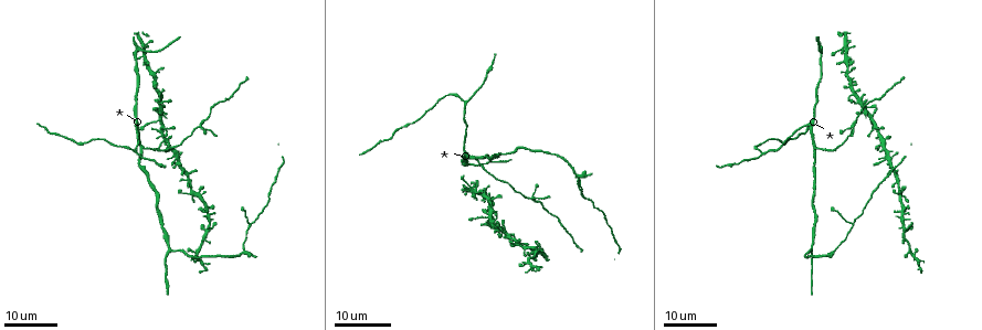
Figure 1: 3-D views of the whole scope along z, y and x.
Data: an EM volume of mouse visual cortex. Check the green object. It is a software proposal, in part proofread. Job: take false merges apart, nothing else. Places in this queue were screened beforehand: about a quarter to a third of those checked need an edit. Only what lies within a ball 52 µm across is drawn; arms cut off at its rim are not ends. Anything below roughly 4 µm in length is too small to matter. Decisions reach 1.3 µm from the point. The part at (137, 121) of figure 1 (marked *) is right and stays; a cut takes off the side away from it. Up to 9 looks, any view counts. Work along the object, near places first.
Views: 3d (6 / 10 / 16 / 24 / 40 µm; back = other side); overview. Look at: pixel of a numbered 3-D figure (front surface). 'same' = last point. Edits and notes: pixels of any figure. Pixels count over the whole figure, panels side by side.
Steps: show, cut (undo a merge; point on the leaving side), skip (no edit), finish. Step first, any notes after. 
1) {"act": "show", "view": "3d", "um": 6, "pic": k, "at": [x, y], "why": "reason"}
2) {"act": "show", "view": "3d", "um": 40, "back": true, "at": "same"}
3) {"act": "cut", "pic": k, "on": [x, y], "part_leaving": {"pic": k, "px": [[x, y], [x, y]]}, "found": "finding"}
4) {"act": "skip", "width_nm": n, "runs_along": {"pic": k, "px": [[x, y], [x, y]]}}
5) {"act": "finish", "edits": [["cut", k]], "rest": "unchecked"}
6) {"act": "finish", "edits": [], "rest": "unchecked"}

{"act": "show", "view": "3d", "um": 24, "pic": 1, "at": [160, 119], "why": "thin arm on a thick one"}

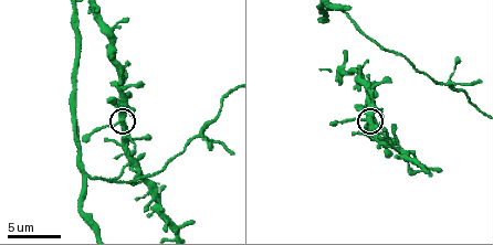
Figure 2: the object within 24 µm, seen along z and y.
{"act": "show", "view": "3d", "um": 6, "pic": 2, "at": [367, 120]}

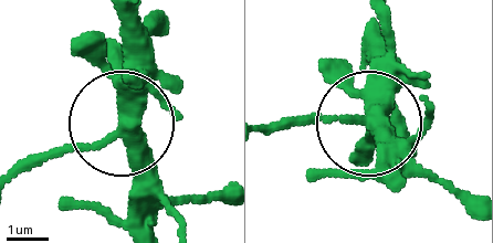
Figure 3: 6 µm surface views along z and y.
{"act": "skip", "width_nm": 380, "found": "continuous, no second neuron"}

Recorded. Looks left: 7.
{"act": "show", "view": "3d", "um": 16, "pic": 1, "at": [844, 53], "why": "three arms meet"}

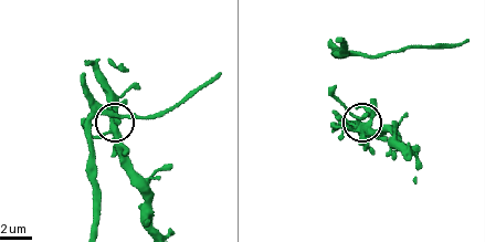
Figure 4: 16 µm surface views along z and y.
{"act": "show", "view": "3d", "um": 6, "pic": 4, "at": [364, 118], "why": "closer look"}

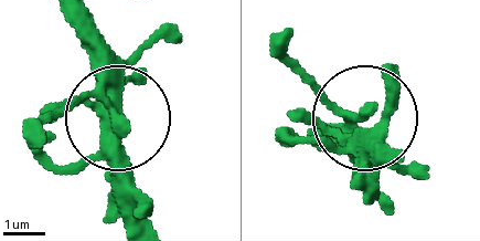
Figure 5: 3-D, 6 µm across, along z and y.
{"act": "skip", "found": "one neuron here"}

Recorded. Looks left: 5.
{"act": "show", "view": "3d", "um": 24, "pic": 1, "at": [584, 197], "why": "two arms in line, one across"}

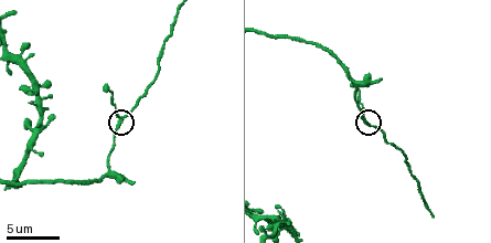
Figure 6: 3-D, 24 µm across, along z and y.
{"act": "show", "view": "3d", "um": 6, "pic": 6, "at": [121, 120]}

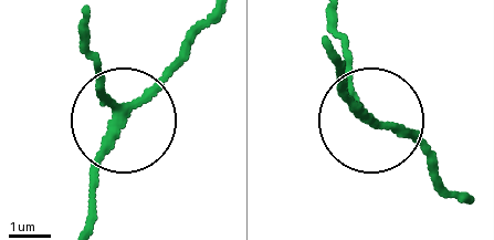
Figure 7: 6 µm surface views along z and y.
{"act": "skip", "arms": 3, "runs_along": {"pic": 7, "px": [[328, 49], [367, 115], [332, 20]]}, "found": "all the same neuron"}

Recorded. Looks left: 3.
{"act": "show", "view": "3d", "um": 24, "pic": 1, "at": [138, 154]}

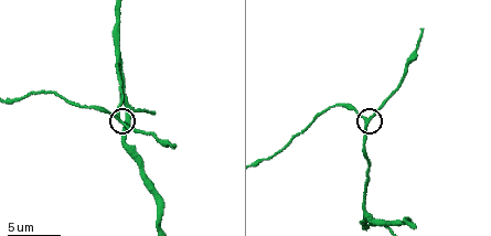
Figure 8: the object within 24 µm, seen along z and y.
{"act": "show", "view": "3d", "um": 10, "pic": 8, "at": [366, 118], "why": "closer look"}

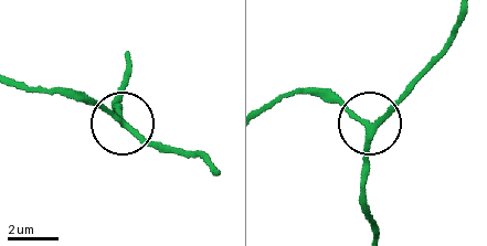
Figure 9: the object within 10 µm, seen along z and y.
{"act": "skip", "runs_along": {"pic": 9, "px": [[129, 67], [116, 95], [116, 118], [165, 148]]}, "found": "continuous, no second neuron"}

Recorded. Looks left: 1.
{"act": "finish", "edits": [], "rest": "unchecked"}

